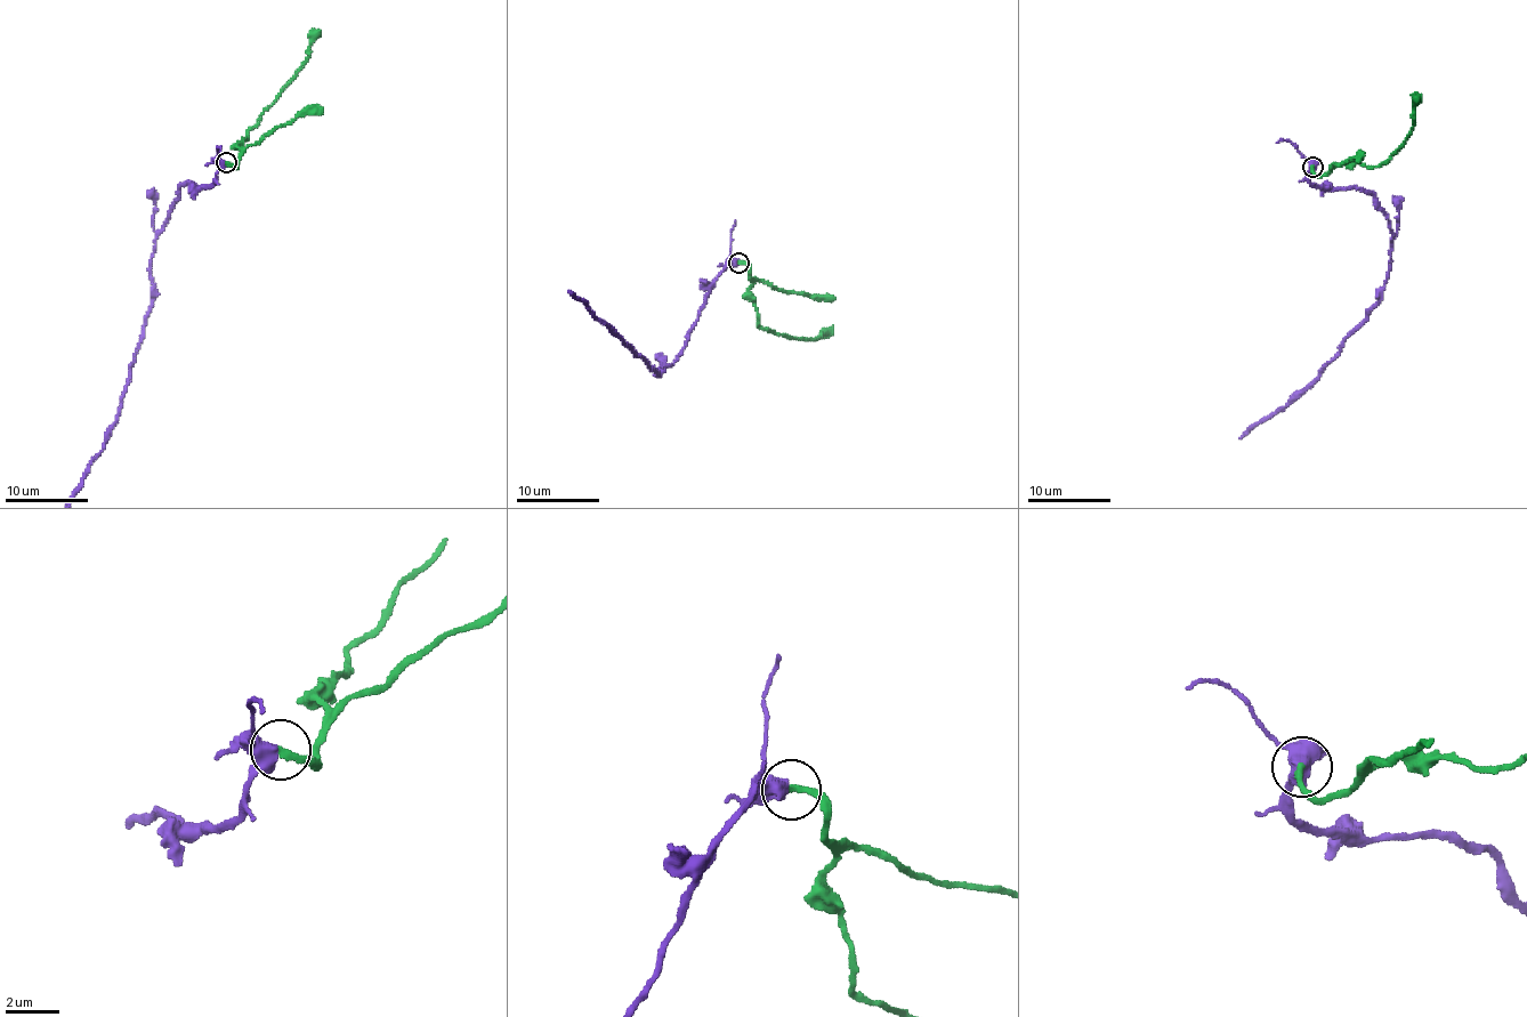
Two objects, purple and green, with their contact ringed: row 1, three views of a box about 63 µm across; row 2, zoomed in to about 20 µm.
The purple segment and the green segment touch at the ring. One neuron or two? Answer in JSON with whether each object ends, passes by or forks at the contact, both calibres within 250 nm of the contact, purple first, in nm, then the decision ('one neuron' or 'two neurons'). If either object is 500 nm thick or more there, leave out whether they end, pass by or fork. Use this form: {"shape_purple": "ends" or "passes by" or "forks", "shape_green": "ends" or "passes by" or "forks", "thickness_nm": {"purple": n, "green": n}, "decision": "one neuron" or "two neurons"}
{"shape_purple": "passes by", "shape_green": "ends", "thickness_nm": {"purple": 480, "green": 260}, "decision": "one neuron"}

